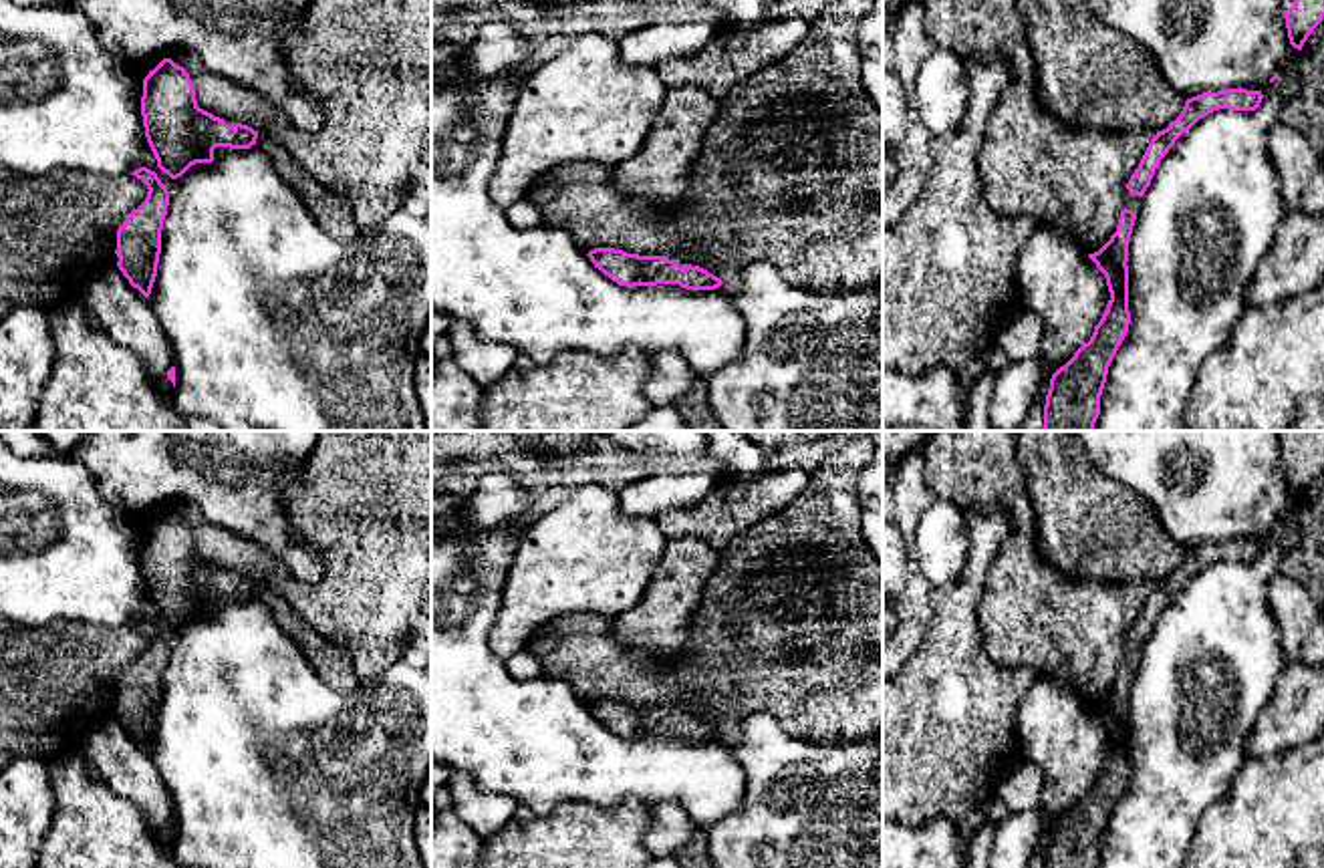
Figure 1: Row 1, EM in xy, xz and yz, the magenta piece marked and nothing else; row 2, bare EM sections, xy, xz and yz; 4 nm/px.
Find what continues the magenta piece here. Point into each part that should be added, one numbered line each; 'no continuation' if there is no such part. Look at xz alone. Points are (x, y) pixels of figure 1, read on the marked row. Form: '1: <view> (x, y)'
no continuation

